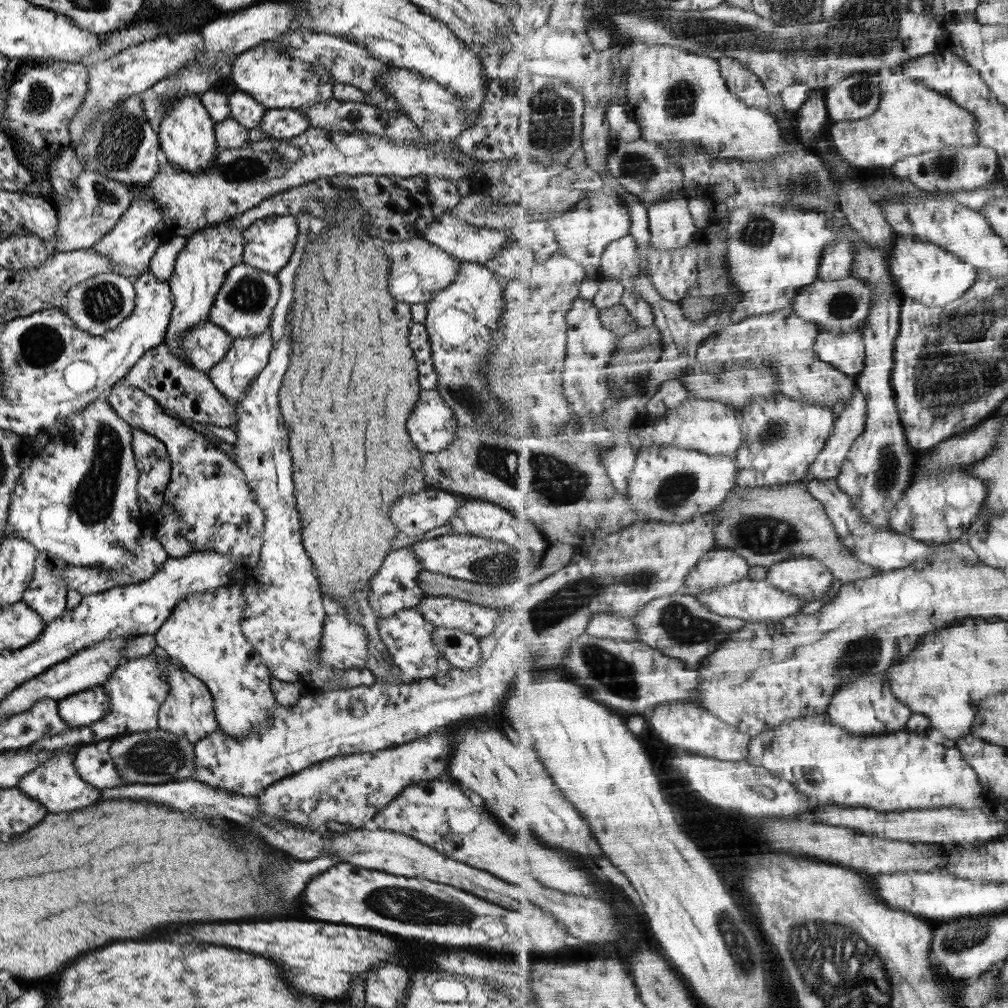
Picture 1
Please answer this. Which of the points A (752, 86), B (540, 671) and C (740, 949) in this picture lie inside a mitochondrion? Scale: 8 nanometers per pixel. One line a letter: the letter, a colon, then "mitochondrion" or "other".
A: other
B: other
C: mitochondrion

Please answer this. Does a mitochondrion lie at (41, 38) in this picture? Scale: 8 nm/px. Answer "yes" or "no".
no

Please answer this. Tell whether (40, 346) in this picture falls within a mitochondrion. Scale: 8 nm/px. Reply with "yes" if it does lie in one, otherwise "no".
yes

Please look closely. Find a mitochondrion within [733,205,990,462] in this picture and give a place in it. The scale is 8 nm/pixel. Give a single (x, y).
(925, 392)

